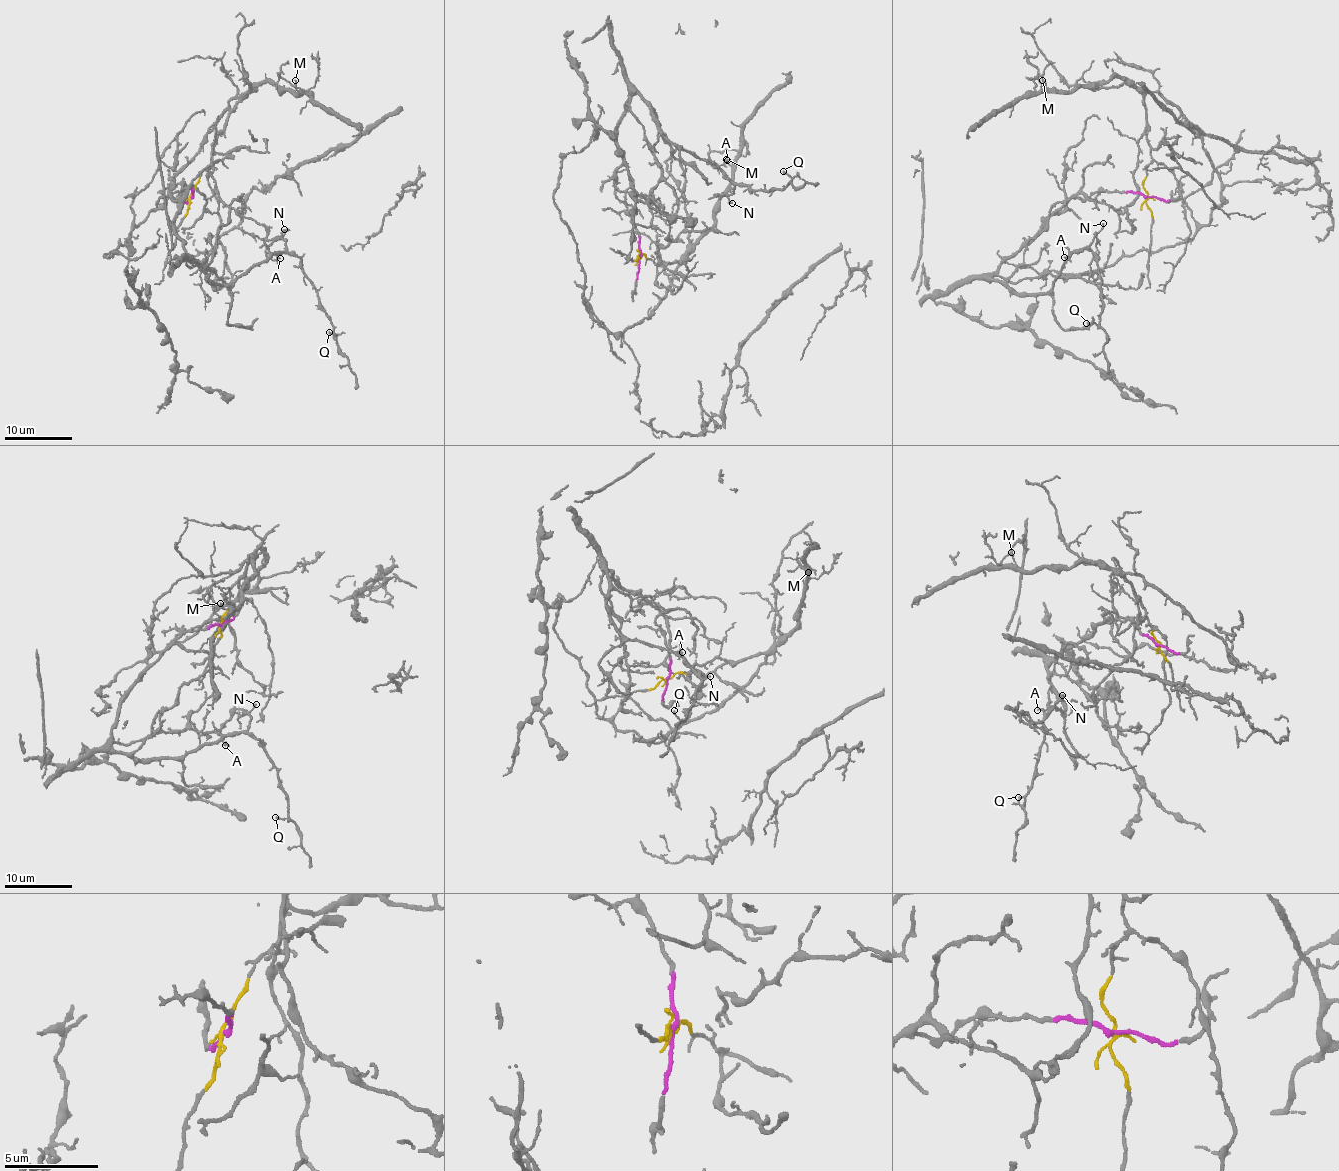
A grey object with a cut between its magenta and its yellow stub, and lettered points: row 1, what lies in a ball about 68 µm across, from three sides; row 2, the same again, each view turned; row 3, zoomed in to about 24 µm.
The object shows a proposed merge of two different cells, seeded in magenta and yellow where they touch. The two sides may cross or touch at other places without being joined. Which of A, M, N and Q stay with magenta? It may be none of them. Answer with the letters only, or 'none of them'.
A, N, Q

